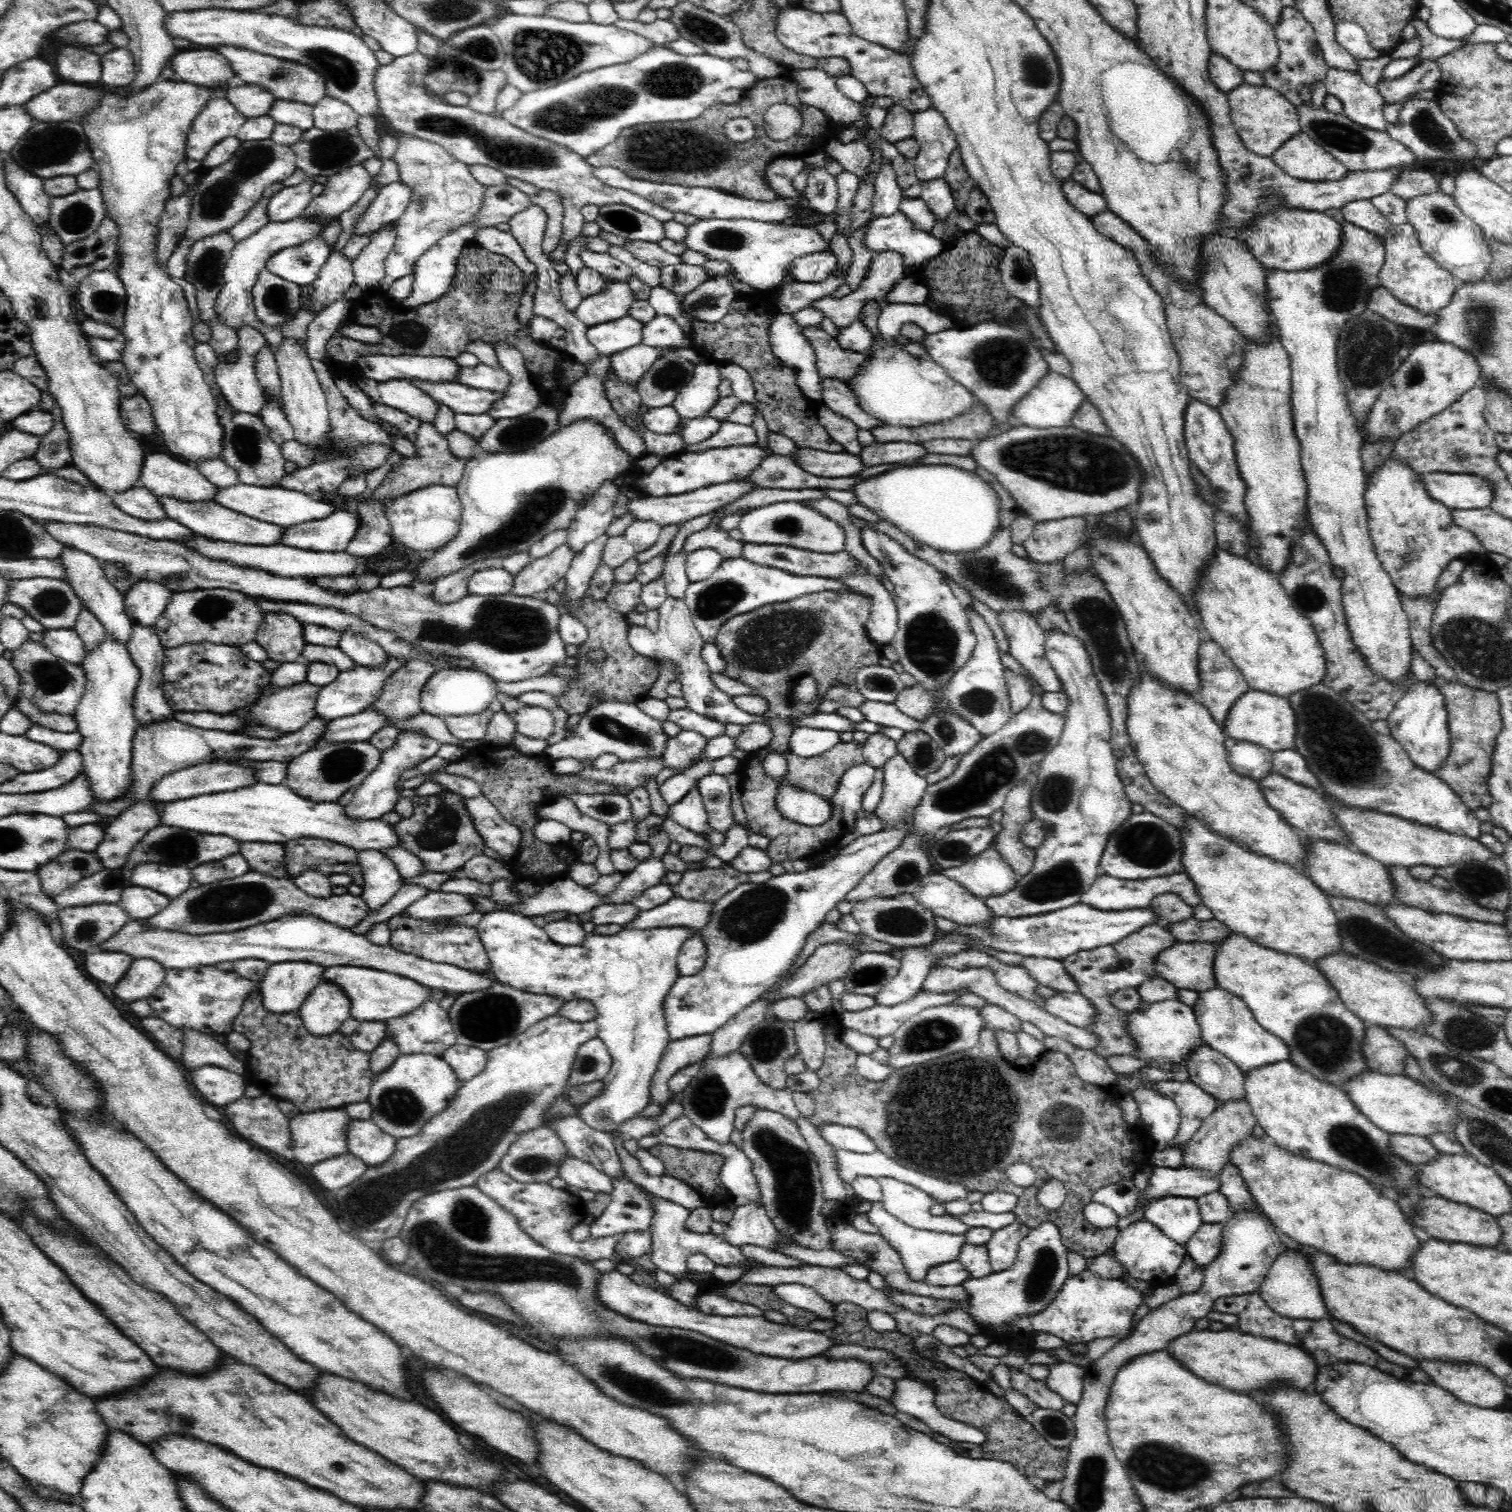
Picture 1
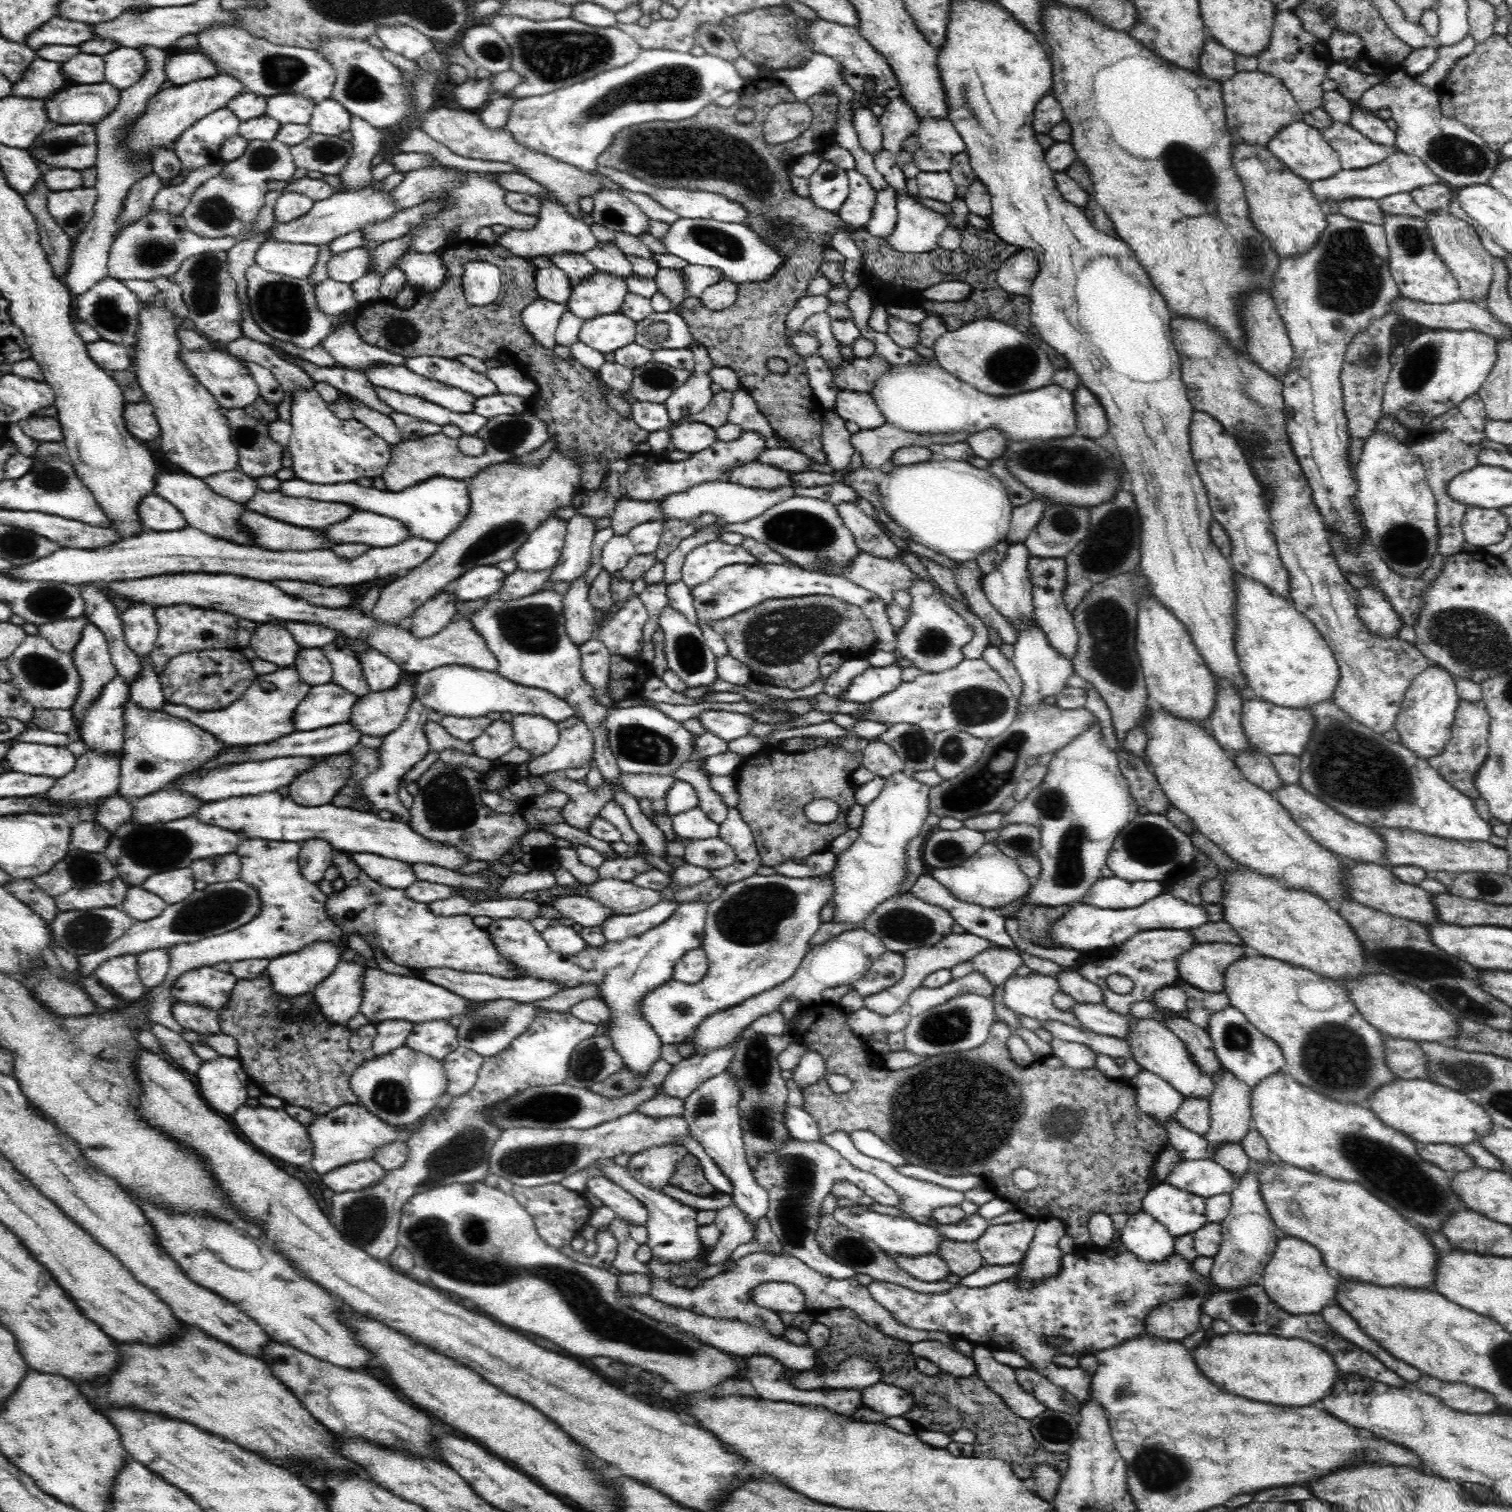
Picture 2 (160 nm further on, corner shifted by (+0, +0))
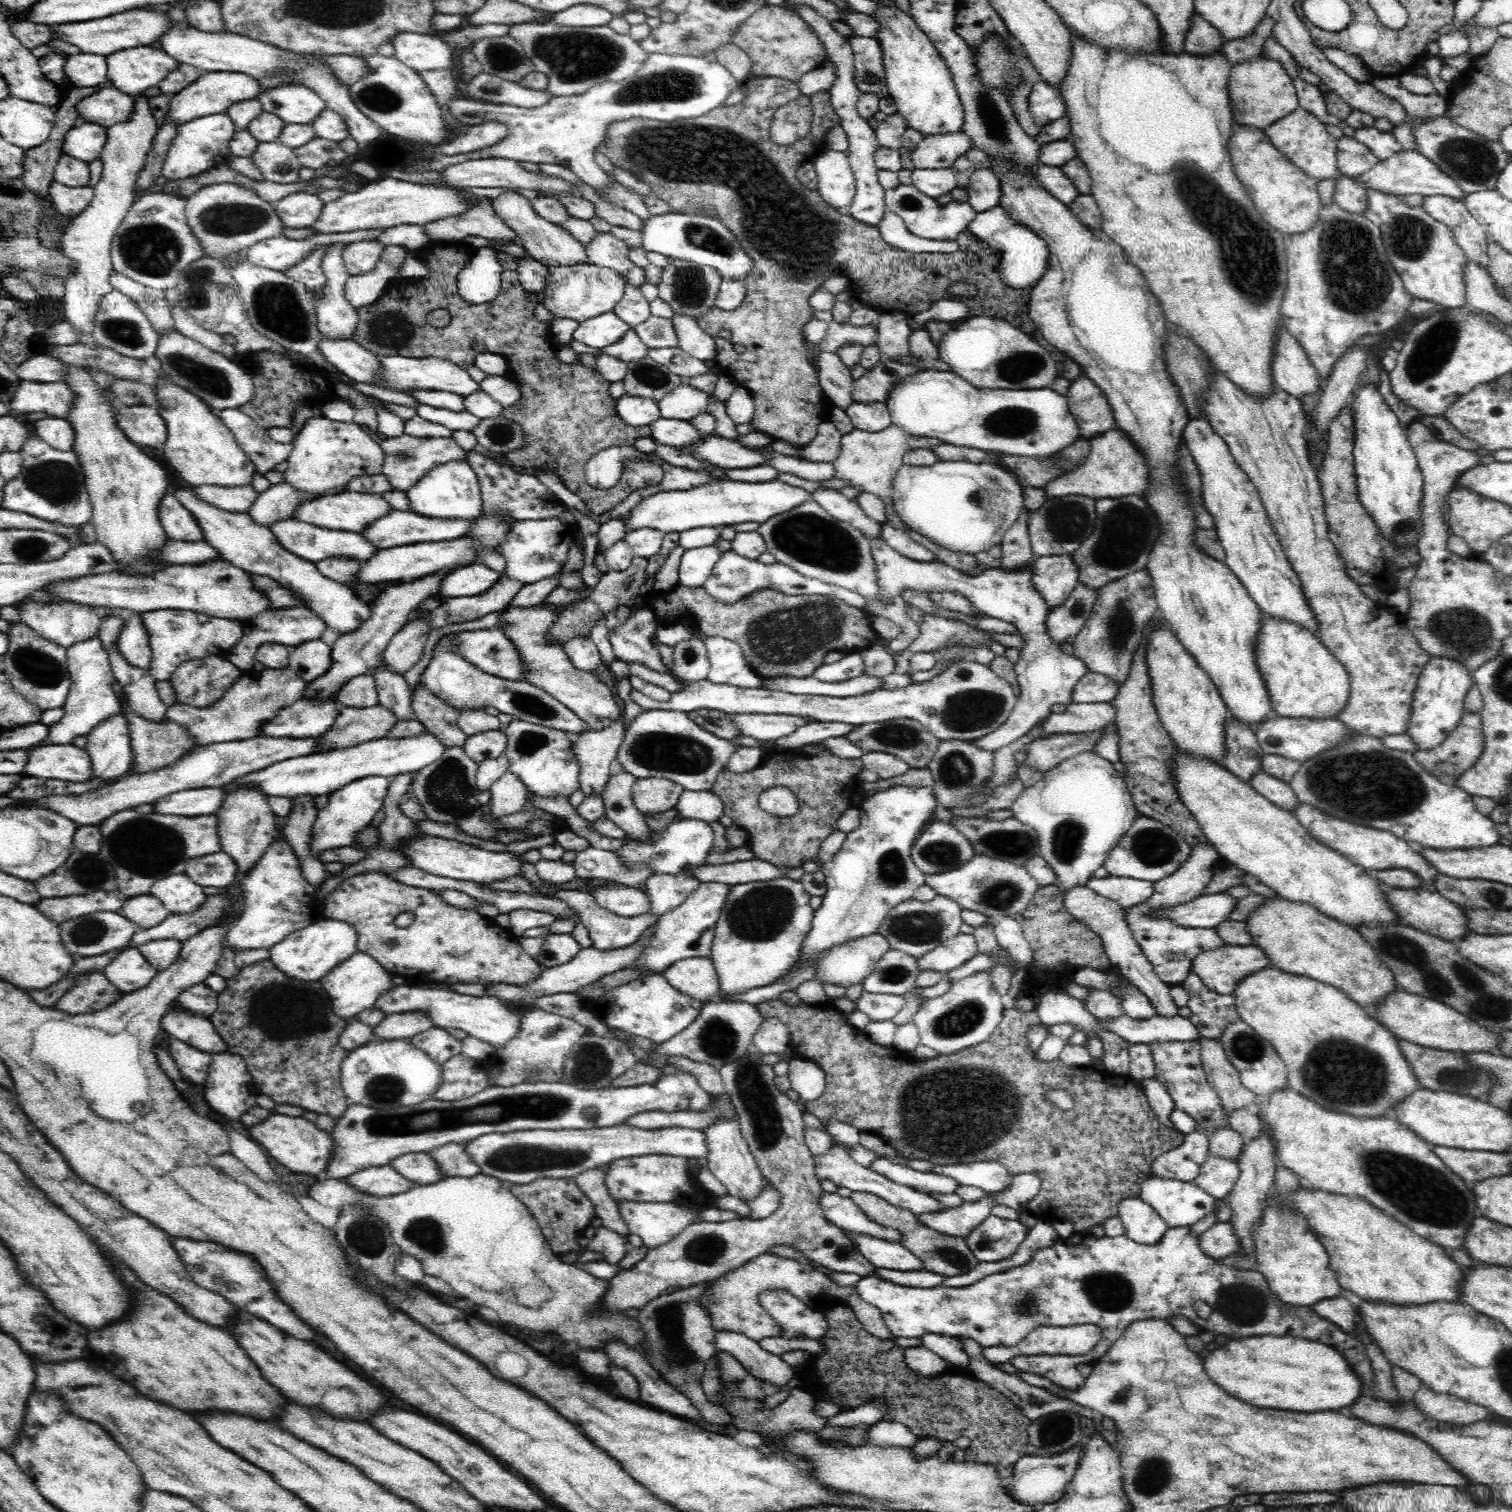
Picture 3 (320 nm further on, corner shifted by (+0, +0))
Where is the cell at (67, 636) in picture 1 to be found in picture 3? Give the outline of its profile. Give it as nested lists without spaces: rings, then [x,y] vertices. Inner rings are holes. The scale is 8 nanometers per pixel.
[[[20,600],[14,608],[18,610],[20,621],[26,624],[32,631],[36,631],[42,638],[59,644],[62,648],[70,648],[77,642],[84,642],[96,637],[101,624],[102,608],[94,608],[84,604],[59,600],[42,602],[41,600]]]

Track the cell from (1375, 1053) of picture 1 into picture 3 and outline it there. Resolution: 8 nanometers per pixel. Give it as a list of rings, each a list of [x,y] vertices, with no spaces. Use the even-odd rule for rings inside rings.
[[[1397,1039],[1397,1041],[1404,1058],[1408,1061],[1408,1064],[1411,1064],[1418,1082],[1426,1090],[1452,1092],[1452,1094],[1458,1094],[1459,1096],[1488,1100],[1490,1092],[1497,1085],[1491,1072],[1483,1068],[1476,1068],[1464,1055],[1460,1055],[1456,1051],[1439,1051],[1407,1040]]]

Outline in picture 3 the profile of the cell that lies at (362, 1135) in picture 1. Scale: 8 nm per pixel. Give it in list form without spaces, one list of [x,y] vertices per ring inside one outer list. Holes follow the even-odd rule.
[[[410,1153],[399,1156],[390,1165],[406,1180],[410,1180],[416,1185],[436,1184],[444,1179],[443,1172],[428,1153]]]

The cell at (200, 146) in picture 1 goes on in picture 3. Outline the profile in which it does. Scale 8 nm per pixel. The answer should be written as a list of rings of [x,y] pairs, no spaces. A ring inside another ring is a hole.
[[[226,113],[202,116],[184,122],[178,126],[176,137],[166,152],[160,175],[168,180],[182,180],[196,177],[215,166],[226,165],[231,156],[230,140],[236,131],[232,119]]]

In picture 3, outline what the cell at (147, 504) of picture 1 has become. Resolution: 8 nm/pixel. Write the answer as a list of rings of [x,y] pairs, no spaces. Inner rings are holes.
[[[171,491],[160,501],[158,512],[161,525],[170,540],[184,541],[184,543],[197,543],[205,540],[203,530],[192,513],[184,508]]]

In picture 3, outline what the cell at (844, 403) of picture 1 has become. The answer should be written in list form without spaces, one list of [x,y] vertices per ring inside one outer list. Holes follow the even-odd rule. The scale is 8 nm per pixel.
[[[854,402],[846,415],[850,417],[853,428],[866,432],[880,432],[892,424],[892,418],[888,408],[884,404],[857,404]]]

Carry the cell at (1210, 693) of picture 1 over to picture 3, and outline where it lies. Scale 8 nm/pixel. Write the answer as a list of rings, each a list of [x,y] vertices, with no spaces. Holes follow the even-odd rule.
[[[1231,717],[1226,723],[1223,767],[1240,780],[1250,783],[1251,778],[1261,770],[1261,760],[1265,752],[1250,725],[1242,724]]]

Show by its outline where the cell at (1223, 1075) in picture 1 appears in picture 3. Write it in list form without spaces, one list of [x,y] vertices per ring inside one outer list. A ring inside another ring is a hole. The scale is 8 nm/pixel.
[[[1077,885],[1068,891],[1064,891],[1063,894],[1066,911],[1078,923],[1084,925],[1084,927],[1090,929],[1090,931],[1096,933],[1102,939],[1104,951],[1116,971],[1122,974],[1127,980],[1130,980],[1131,984],[1138,987],[1150,999],[1158,1015],[1167,1016],[1168,1018],[1176,1016],[1178,1006],[1176,1006],[1169,993],[1172,986],[1164,983],[1154,973],[1152,964],[1144,957],[1143,951],[1133,937],[1127,923],[1124,908],[1114,902],[1114,900],[1096,895],[1096,892],[1088,888],[1087,885]]]

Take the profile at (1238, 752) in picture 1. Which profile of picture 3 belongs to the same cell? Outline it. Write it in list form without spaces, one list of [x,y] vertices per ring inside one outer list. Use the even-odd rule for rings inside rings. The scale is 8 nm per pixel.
[[[1262,770],[1251,778],[1250,783],[1252,788],[1270,803],[1296,816],[1295,810],[1300,802],[1289,783],[1278,780]]]

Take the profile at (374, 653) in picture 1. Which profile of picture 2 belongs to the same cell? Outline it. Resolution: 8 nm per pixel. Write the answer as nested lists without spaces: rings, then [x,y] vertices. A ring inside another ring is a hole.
[[[376,649],[364,653],[359,661],[371,692],[383,693],[399,685],[404,671],[394,660]]]

